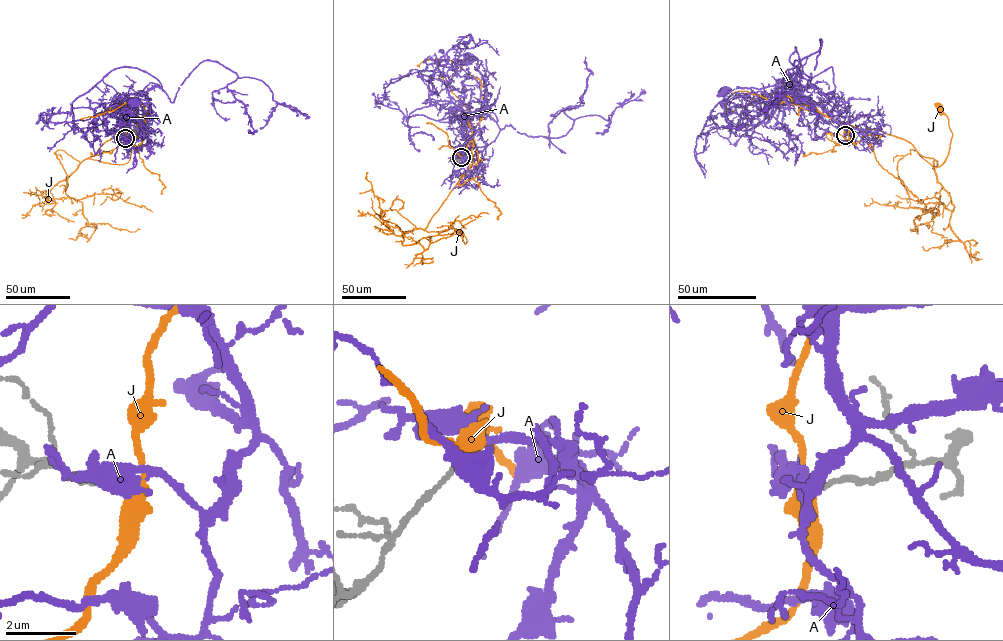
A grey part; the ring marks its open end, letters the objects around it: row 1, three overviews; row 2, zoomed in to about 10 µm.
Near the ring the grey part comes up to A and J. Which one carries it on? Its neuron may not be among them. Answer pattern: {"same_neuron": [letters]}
{"same_neuron": ["A"]}

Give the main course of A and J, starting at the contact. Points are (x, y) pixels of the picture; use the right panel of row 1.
A: (845, 135), (845, 127), (790, 84), (737, 107), (728, 101), (719, 102), (724, 91)
J: (845, 135), (846, 125), (880, 130), (909, 142), (938, 167), (952, 136), (939, 107)

